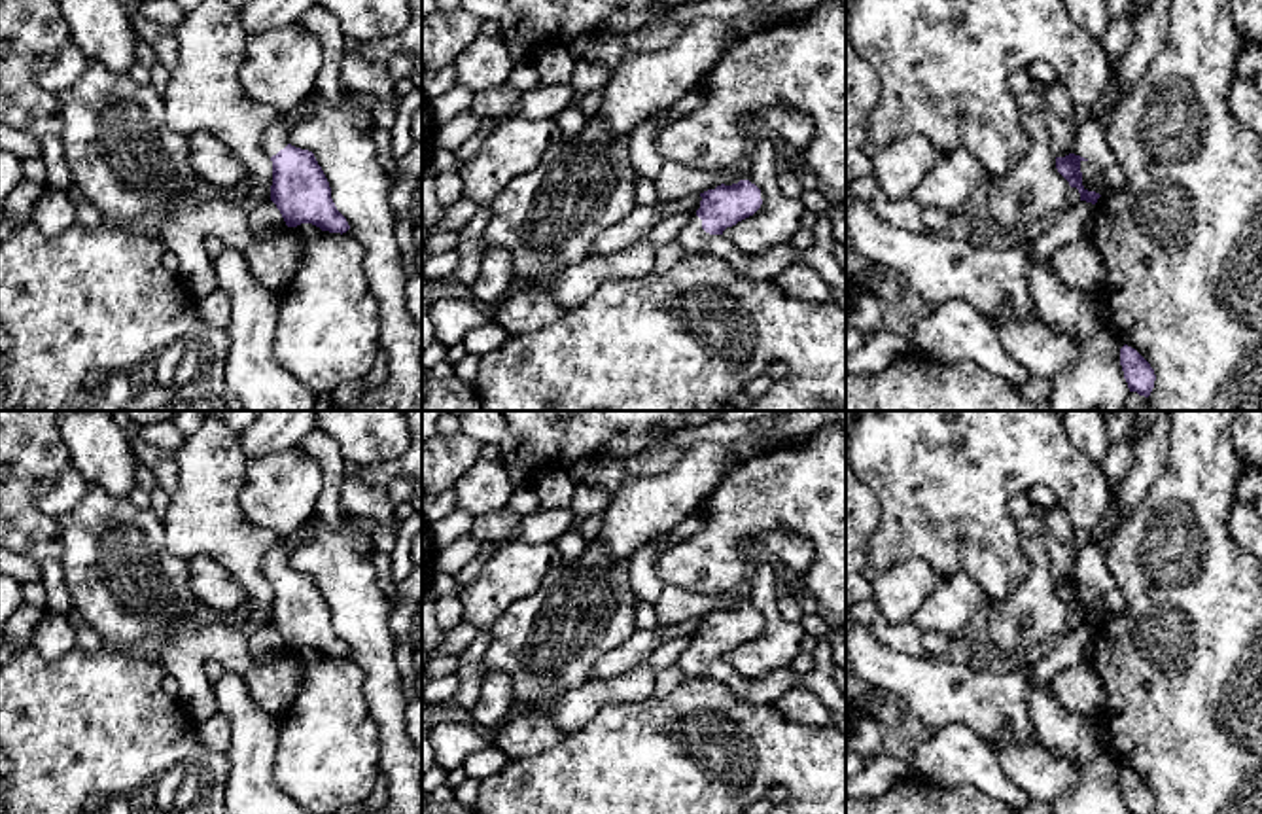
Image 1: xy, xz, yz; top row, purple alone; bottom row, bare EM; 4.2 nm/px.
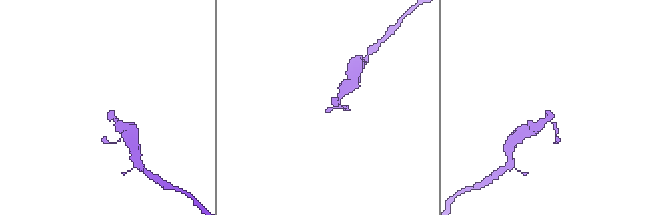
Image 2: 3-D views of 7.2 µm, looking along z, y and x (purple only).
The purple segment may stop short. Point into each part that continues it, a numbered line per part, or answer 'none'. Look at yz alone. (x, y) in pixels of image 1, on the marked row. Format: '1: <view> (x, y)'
1: yz (1090, 141)

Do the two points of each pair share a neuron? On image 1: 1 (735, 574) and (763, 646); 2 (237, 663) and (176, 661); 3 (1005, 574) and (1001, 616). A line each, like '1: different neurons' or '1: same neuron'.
1: different neurons
2: same neuron
3: different neurons

